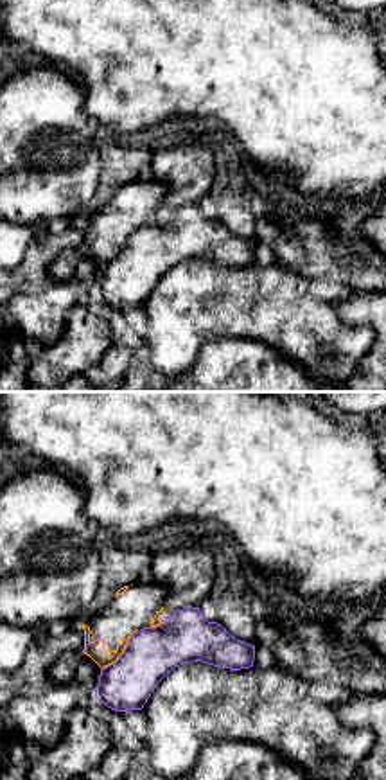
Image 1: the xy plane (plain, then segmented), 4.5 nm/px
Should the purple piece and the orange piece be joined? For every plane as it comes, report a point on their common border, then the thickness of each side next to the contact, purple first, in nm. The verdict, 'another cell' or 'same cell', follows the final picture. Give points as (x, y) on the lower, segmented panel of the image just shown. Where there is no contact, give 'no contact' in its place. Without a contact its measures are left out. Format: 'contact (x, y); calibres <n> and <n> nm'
contact (124, 651); calibres 240 and 80 nm

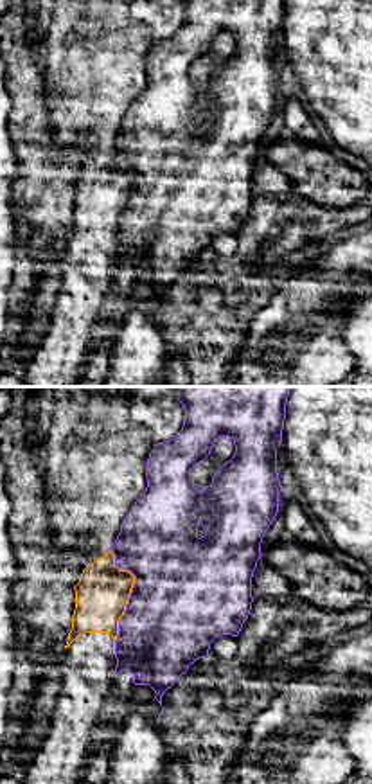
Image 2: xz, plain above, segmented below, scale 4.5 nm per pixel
contact (130, 597); calibres 480 and 240 nm

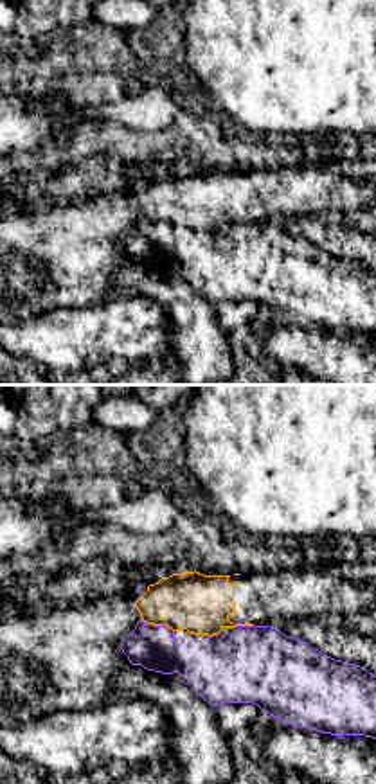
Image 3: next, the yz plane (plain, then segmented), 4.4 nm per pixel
contact (222, 630); calibres 360 and 260 nm

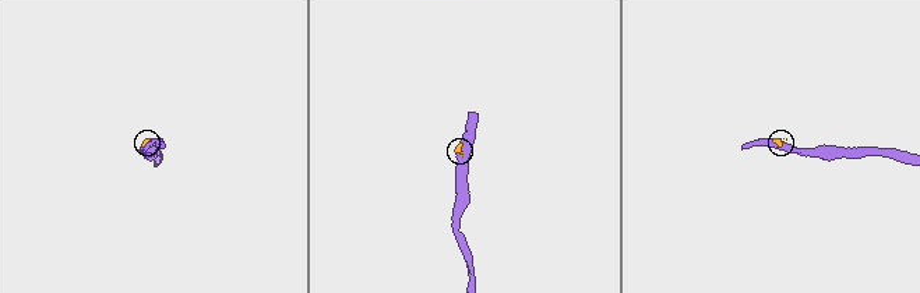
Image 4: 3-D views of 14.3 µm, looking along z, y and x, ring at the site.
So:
another cell

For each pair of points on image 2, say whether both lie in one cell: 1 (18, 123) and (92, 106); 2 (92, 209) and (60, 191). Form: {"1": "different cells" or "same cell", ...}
{"1": "different cells", "2": "different cells"}

